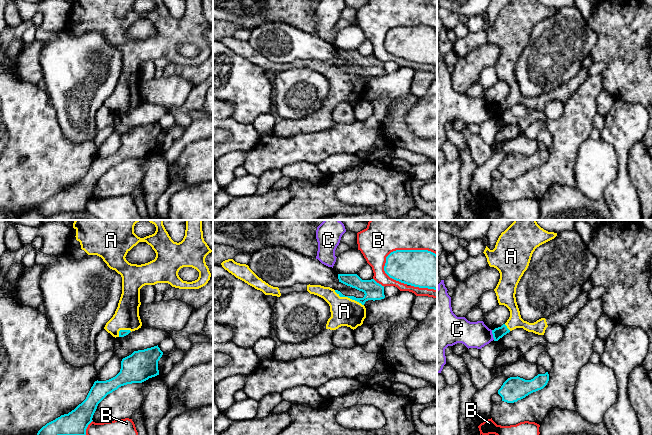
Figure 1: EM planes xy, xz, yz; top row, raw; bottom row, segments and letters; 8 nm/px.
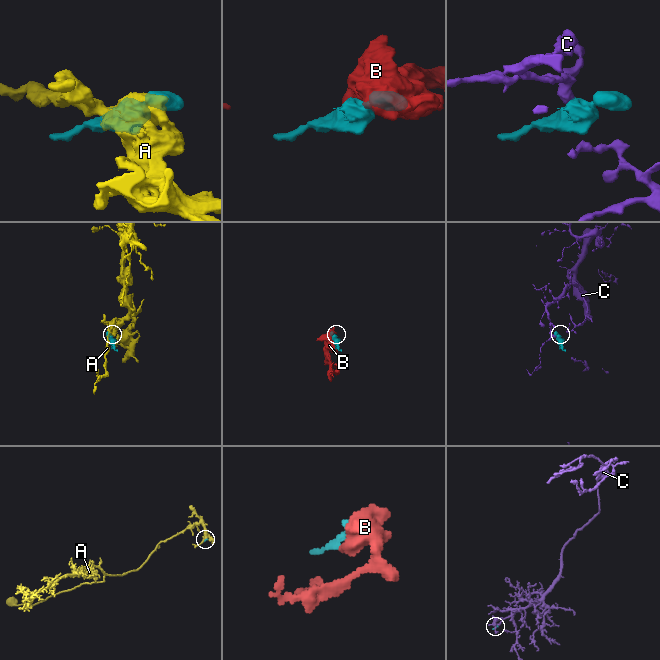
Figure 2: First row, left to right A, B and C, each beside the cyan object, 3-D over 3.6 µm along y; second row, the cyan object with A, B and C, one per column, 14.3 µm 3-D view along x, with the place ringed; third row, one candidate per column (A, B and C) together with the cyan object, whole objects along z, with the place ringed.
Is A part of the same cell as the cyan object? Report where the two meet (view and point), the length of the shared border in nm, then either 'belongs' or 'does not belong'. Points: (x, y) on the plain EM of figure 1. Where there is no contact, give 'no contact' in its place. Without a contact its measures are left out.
xz (349, 73) | 260 nm | belongs

